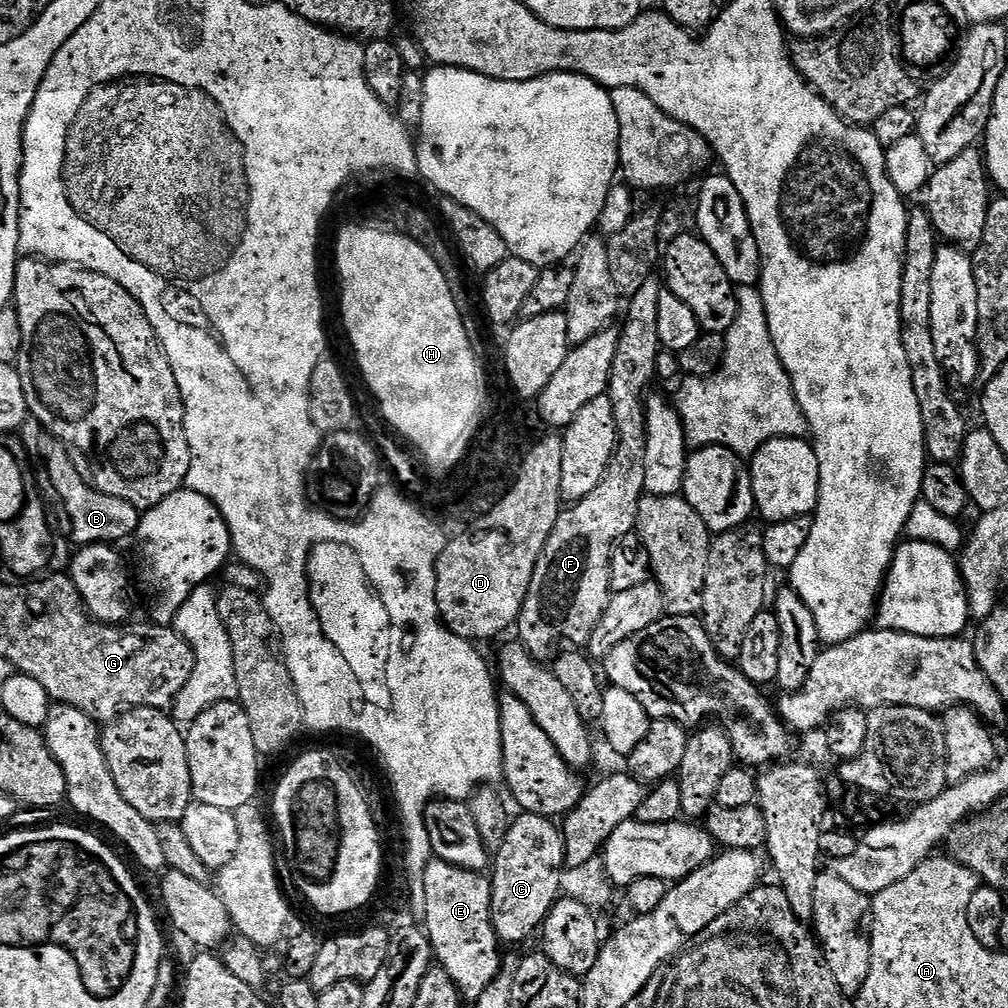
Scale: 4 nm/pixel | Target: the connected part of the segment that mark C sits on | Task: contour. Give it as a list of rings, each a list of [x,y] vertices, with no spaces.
[[[524,812],[520,817],[517,815],[506,834],[506,842],[502,842],[490,864],[492,925],[501,945],[520,944],[532,935],[533,939],[541,931],[544,920],[561,895],[560,872],[564,871],[564,833],[558,827],[557,821],[533,812]]]

